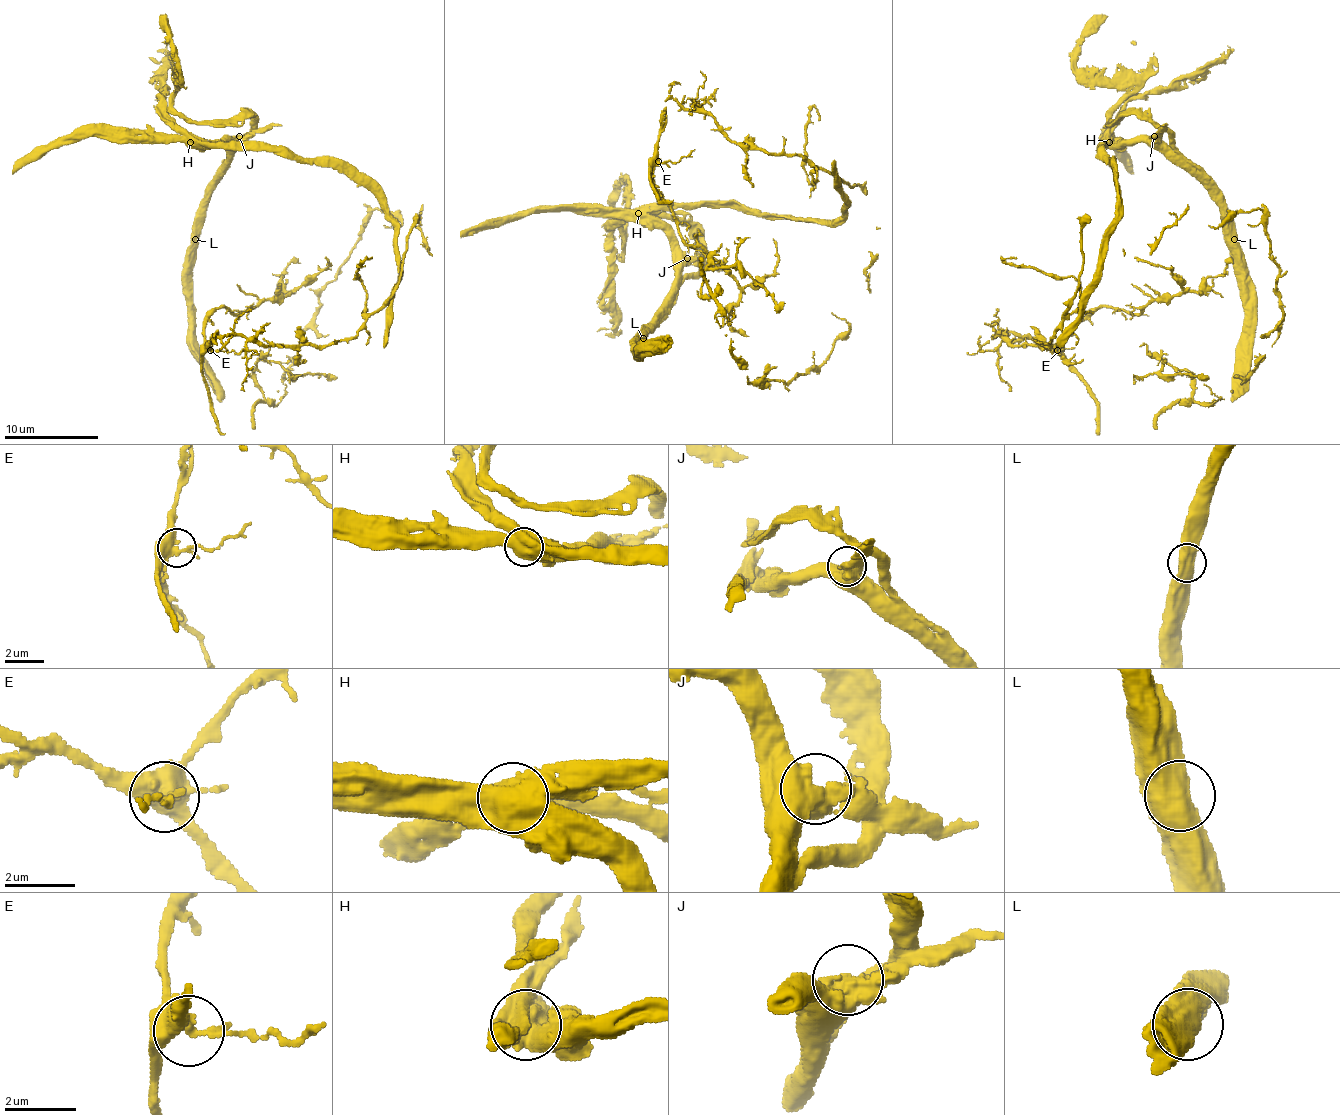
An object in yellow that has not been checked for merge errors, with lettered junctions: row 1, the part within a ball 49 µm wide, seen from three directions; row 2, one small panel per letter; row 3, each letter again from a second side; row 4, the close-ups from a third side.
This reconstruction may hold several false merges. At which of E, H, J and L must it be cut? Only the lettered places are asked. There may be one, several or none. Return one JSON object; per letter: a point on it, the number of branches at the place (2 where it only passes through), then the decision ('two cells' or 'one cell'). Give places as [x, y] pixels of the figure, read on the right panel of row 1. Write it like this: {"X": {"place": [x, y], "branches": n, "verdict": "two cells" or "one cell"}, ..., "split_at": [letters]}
{"E": {"place": [1057, 350], "branches": 7, "verdict": "one cell"}, "H": {"place": [1109, 142], "branches": 3, "verdict": "two cells"}, "J": {"place": [1154, 136], "branches": 2, "verdict": "one cell"}, "L": {"place": [1234, 239], "branches": 2, "verdict": "one cell"}, "split_at": ["H"]}

